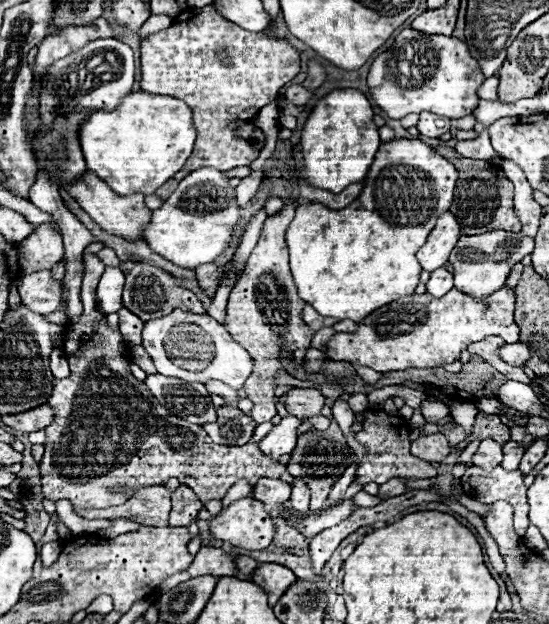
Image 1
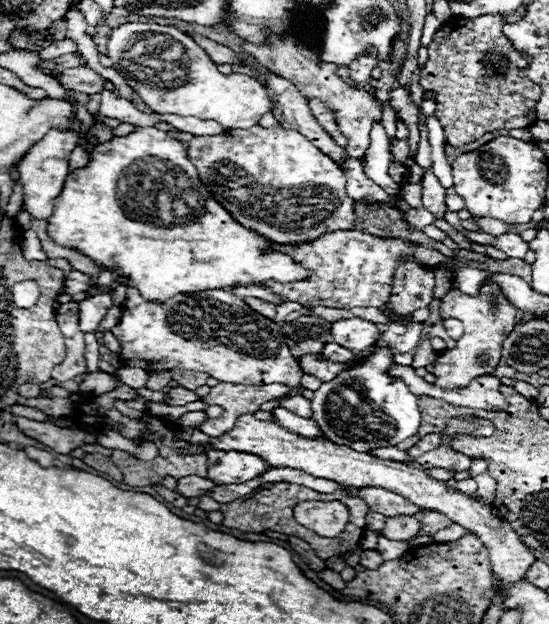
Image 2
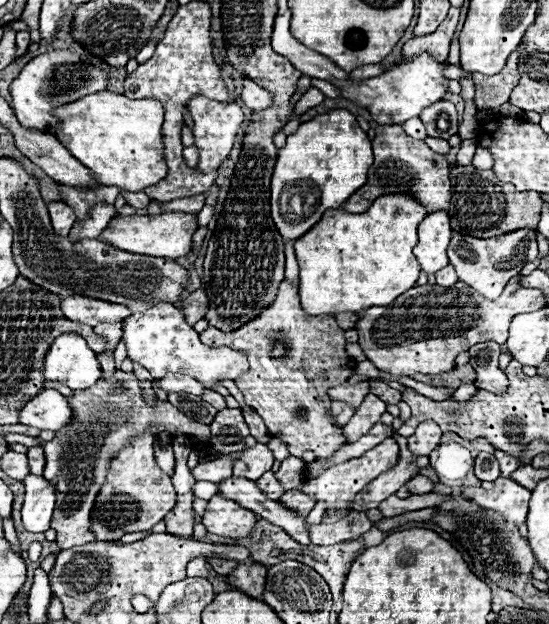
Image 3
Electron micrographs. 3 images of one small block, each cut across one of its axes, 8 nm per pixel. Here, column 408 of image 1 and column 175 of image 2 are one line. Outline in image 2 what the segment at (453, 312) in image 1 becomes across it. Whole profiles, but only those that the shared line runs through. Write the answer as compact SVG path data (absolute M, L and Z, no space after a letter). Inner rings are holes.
M132 286L126 288L126 300L120 306L122 320L112 328L112 334L122 346L122 362L126 366L138 366L148 372L184 368L206 372L220 382L230 384L286 384L288 388L302 388L300 378L304 376L300 362L290 354L286 338L280 332L280 326L252 310L242 298L226 290L204 290L190 294L176 294L164 304L144 300L140 292Z

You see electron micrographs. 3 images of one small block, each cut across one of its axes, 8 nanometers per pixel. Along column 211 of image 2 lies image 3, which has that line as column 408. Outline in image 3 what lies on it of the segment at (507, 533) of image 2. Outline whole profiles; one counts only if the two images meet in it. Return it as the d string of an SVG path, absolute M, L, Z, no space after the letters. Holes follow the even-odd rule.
M424 420L416 428L416 432L408 438L408 450L416 456L428 456L432 450L436 450L440 436L442 436L442 430L436 426L436 422Z

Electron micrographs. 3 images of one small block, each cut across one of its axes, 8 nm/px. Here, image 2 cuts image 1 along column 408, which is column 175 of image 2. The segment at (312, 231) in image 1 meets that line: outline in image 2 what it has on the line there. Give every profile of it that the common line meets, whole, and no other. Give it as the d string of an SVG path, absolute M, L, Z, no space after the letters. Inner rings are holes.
M136 128L134 132L130 132L128 136L120 136L120 138L114 138L106 144L100 144L98 148L94 148L90 152L90 162L86 168L78 168L74 172L68 174L66 182L64 182L64 188L62 192L56 196L56 206L54 206L54 216L46 220L48 222L48 236L60 244L60 246L66 246L66 248L74 248L78 252L82 252L84 256L88 256L92 262L96 262L98 266L104 266L112 272L116 272L118 276L122 276L126 282L126 286L136 286L140 290L140 294L144 294L144 298L152 298L156 302L166 302L168 298L176 296L176 294L184 294L184 292L196 292L196 290L208 290L208 288L230 288L234 284L260 284L260 282L266 282L266 280L276 280L276 282L294 282L294 280L306 280L308 278L308 270L296 266L292 262L292 258L288 258L286 254L280 254L280 252L268 252L268 254L262 254L260 250L266 248L270 244L268 238L240 226L238 222L232 220L232 216L208 194L208 190L204 188L204 184L200 182L198 178L198 172L194 168L194 164L190 162L188 158L188 152L186 148L182 146L182 142L170 138L168 132L164 130L158 130L158 128ZM140 180L154 180L154 196L150 194L150 190L144 190L140 186Z

